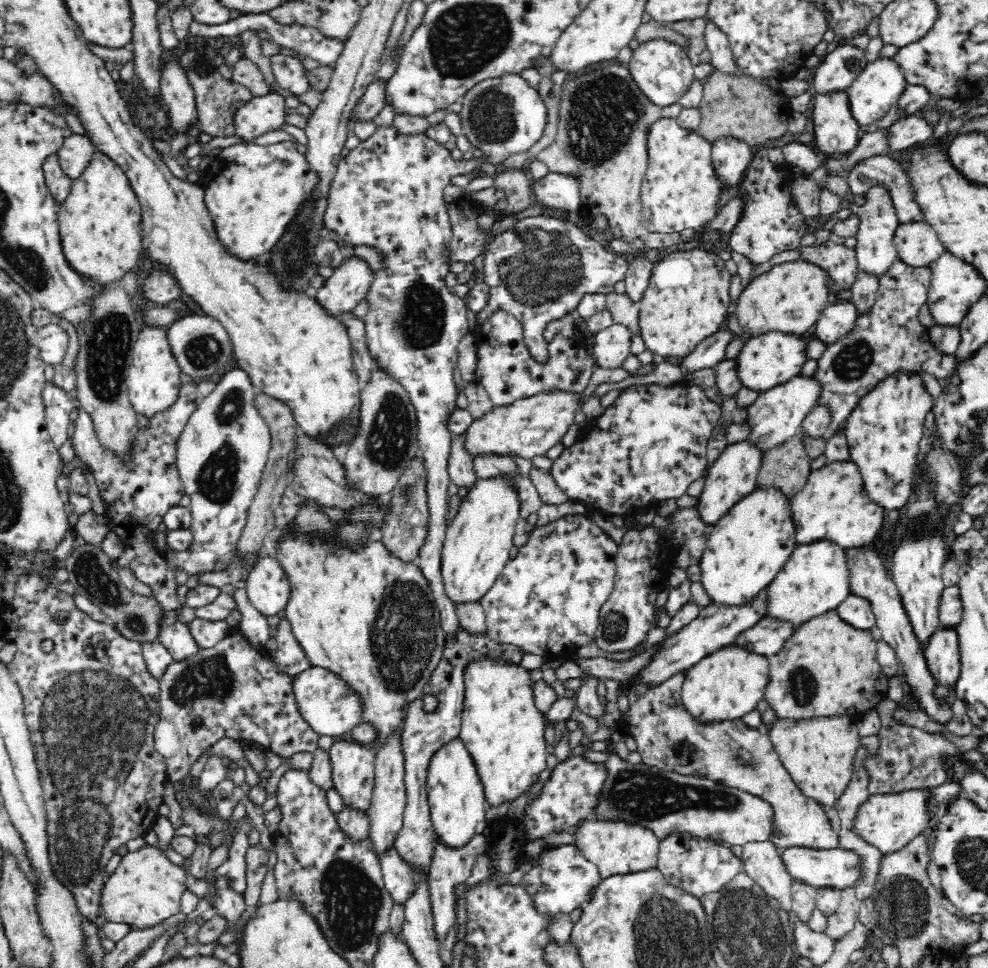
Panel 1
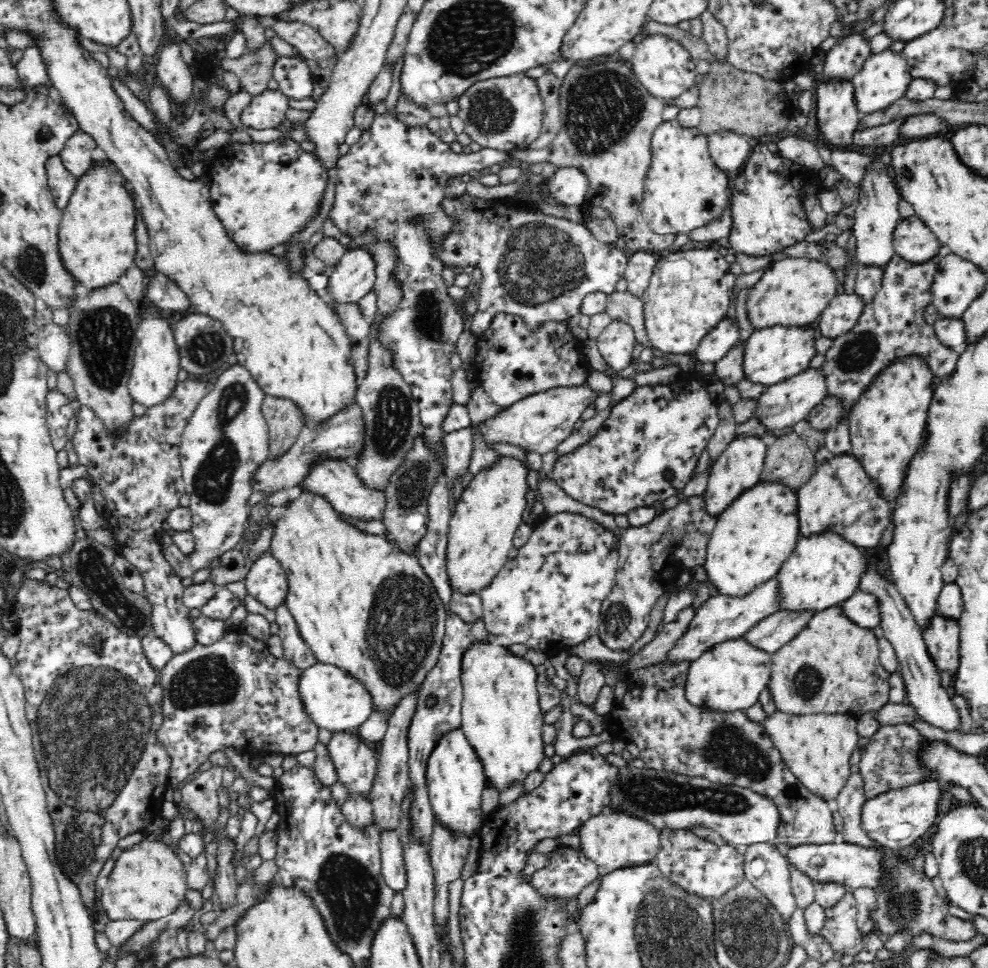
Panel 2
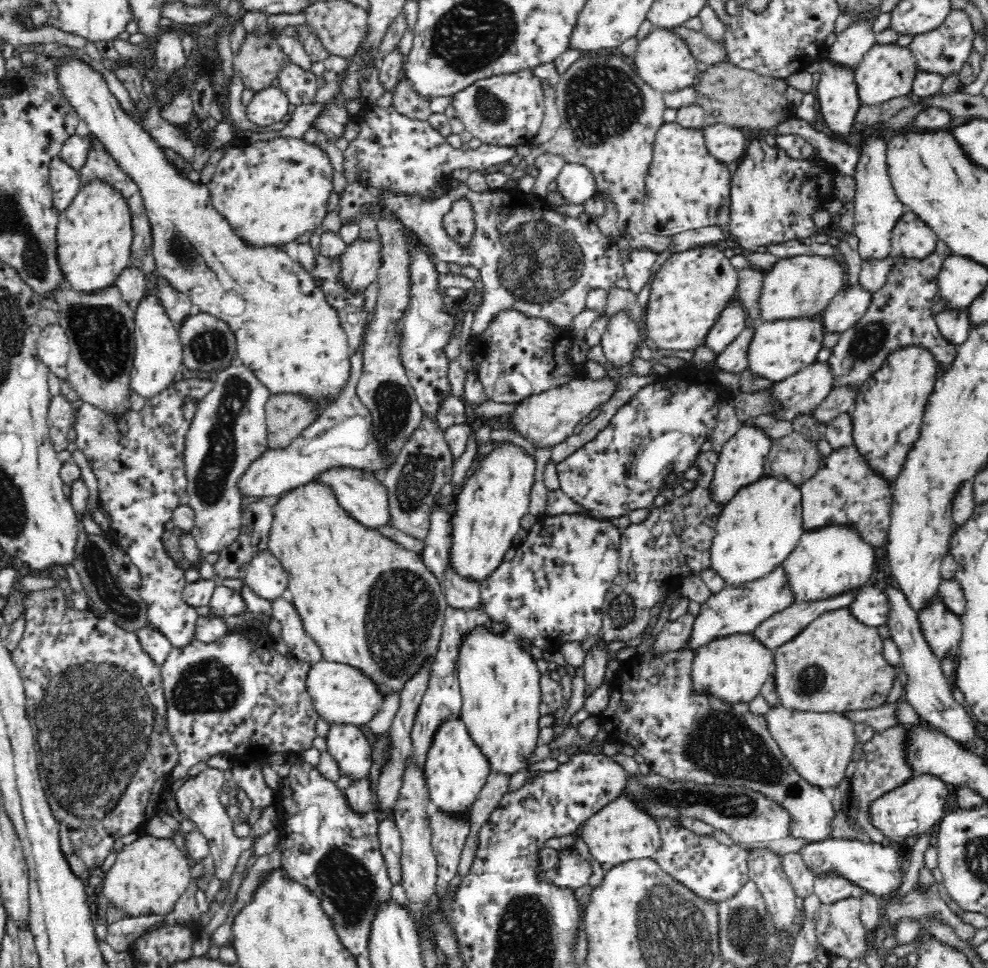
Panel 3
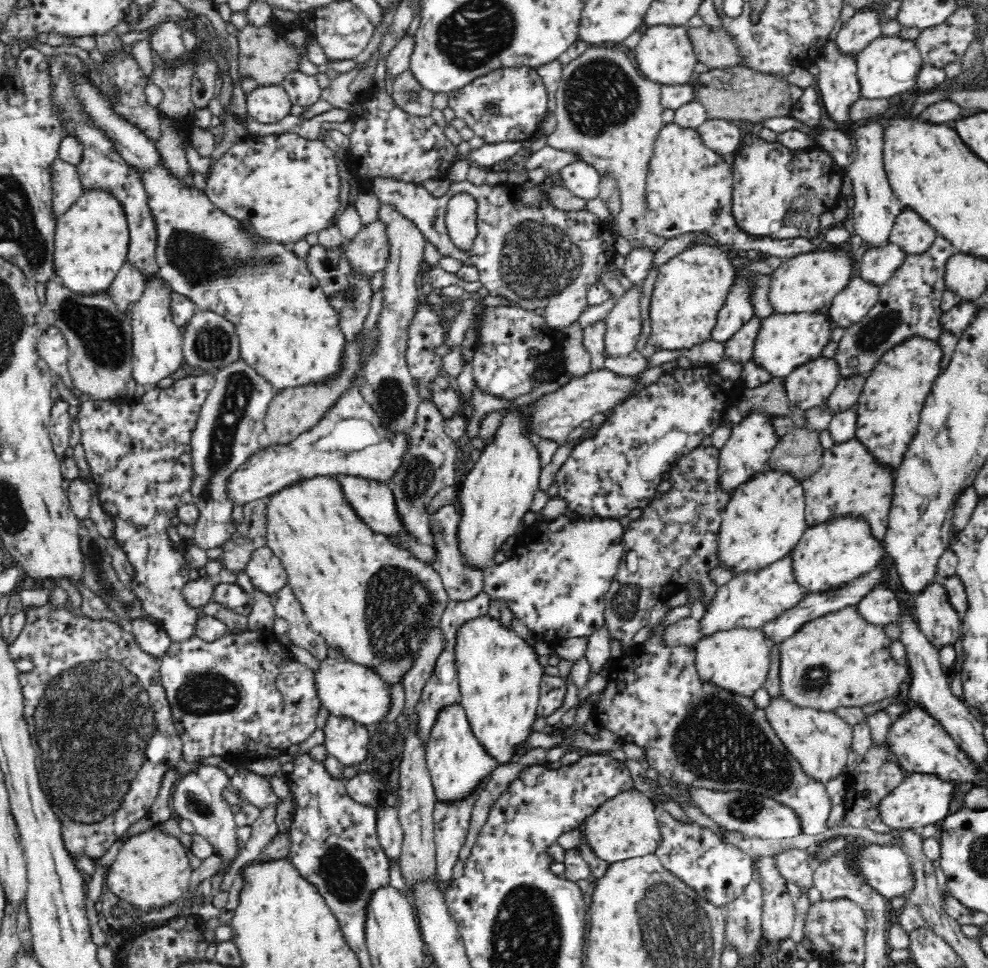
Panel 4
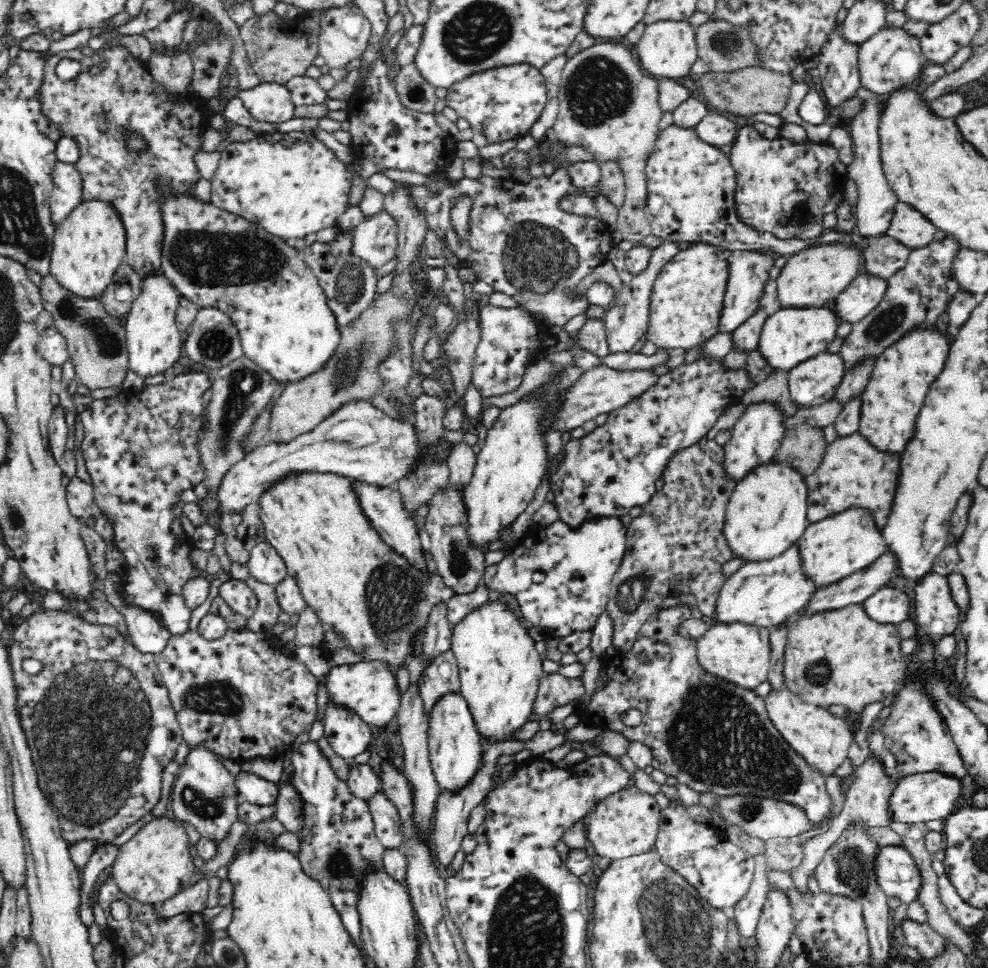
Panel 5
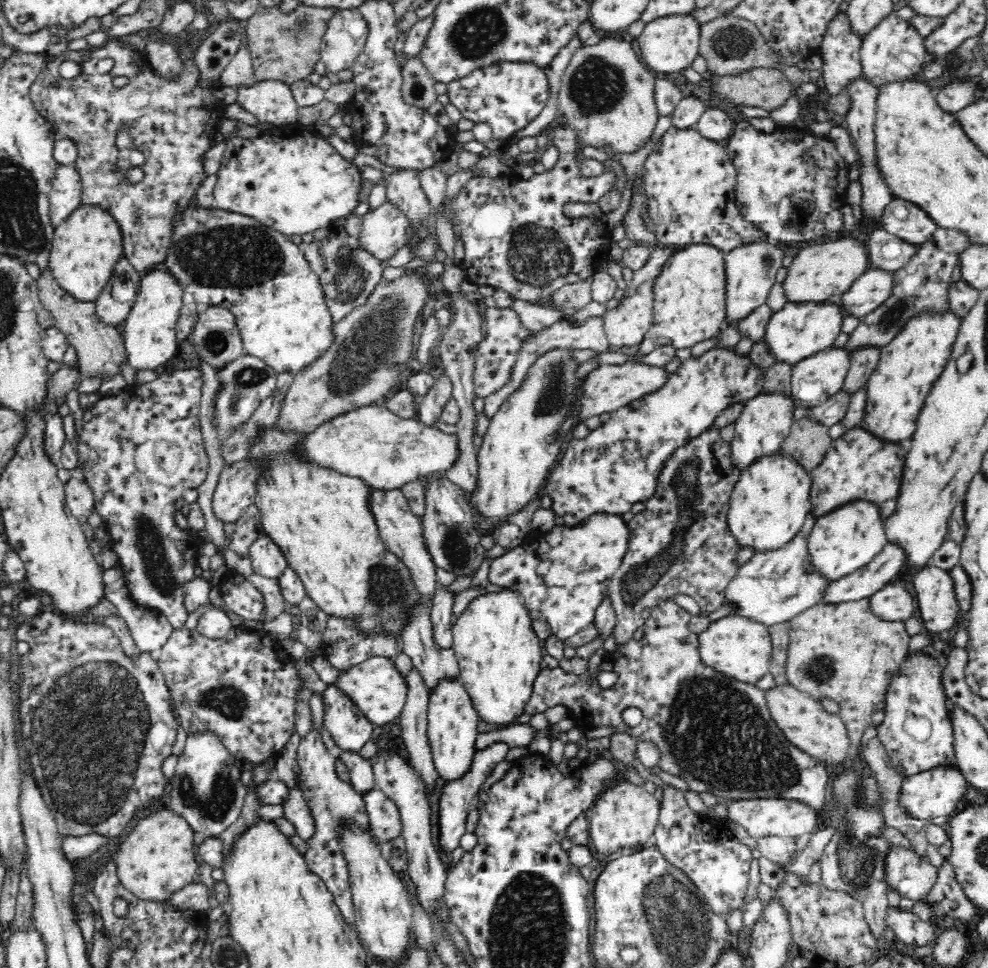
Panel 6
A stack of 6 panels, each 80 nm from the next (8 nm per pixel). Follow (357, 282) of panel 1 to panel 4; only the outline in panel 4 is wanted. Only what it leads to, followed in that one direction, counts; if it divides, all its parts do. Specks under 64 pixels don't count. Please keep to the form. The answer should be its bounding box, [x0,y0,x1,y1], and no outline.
[346,219,390,276]

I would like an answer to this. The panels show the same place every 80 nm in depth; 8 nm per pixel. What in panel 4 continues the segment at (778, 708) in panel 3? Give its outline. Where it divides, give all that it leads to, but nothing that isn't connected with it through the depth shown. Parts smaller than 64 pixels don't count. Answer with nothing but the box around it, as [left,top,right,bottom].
[765,693,852,784]

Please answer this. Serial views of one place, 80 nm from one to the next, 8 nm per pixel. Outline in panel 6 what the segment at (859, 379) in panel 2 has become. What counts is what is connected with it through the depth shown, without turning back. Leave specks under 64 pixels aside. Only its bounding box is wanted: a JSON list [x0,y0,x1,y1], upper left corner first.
[846,227,972,352]

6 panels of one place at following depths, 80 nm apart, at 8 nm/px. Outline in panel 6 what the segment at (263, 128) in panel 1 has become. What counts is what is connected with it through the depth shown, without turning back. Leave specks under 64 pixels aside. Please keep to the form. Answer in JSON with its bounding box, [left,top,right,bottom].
[235,81,298,126]

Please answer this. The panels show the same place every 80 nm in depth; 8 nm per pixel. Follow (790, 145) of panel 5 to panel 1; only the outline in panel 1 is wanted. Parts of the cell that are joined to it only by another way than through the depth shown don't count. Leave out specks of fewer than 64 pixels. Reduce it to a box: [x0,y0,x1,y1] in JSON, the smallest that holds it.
[729,146,808,267]

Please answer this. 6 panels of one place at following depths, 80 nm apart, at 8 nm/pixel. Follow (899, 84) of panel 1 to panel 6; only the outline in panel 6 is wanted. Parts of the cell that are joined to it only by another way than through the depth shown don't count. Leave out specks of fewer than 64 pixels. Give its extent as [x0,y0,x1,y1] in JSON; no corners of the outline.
[861,12,929,88]

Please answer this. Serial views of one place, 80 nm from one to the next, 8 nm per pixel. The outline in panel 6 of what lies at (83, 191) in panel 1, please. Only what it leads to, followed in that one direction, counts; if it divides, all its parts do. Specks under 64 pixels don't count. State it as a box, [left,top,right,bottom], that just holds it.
[47,205,123,302]

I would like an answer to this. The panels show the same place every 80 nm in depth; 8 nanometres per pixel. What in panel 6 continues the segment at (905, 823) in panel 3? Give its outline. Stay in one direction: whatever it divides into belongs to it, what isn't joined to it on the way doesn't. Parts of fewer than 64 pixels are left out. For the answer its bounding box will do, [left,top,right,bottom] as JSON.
[900,765,970,821]

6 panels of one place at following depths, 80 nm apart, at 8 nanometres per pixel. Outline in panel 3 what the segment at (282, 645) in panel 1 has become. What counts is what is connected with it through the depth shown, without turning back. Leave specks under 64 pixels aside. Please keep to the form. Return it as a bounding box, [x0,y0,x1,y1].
[271,593,322,664]

